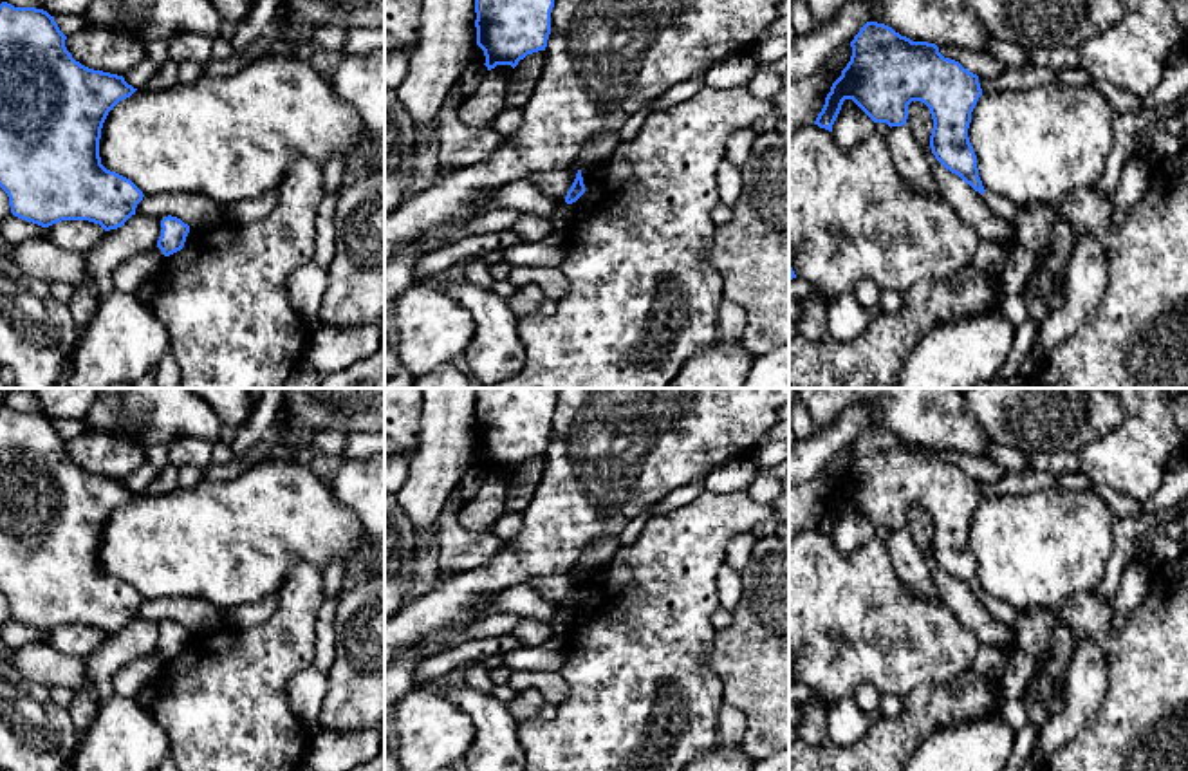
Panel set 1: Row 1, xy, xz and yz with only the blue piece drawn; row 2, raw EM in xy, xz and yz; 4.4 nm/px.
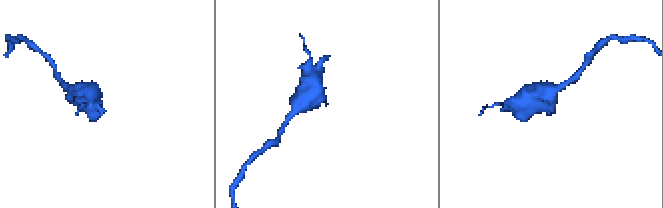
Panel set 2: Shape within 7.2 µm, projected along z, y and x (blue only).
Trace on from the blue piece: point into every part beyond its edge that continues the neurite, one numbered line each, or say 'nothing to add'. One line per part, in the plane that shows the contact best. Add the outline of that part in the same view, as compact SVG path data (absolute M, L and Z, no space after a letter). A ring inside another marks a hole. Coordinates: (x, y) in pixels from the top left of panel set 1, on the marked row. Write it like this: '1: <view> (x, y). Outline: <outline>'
nothing to add

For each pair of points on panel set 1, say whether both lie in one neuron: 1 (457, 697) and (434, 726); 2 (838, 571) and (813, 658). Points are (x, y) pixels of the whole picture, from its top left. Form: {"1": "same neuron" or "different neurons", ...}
{"1": "different neurons", "2": "same neuron"}

